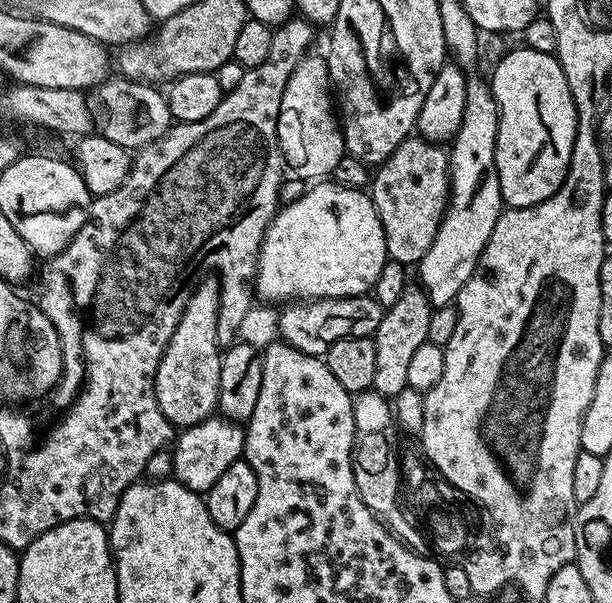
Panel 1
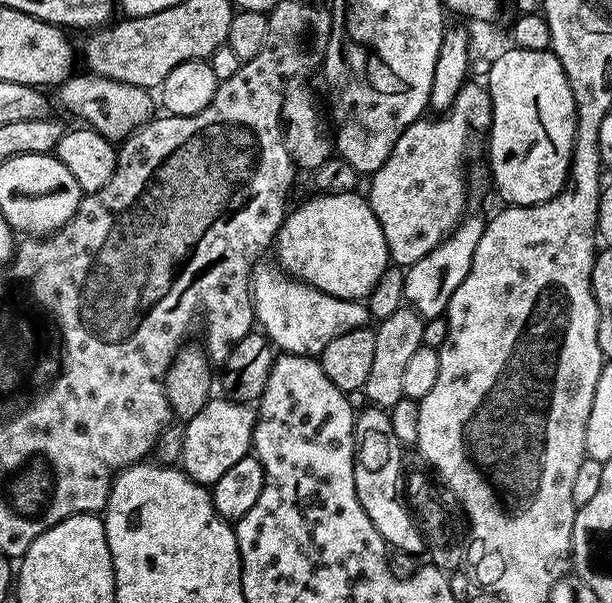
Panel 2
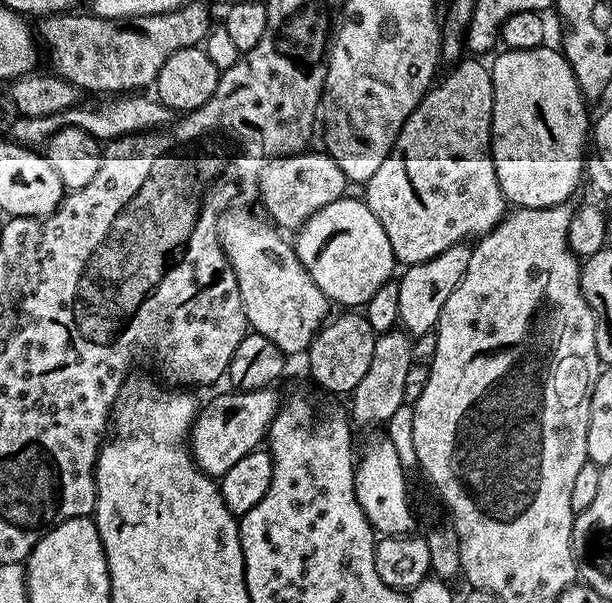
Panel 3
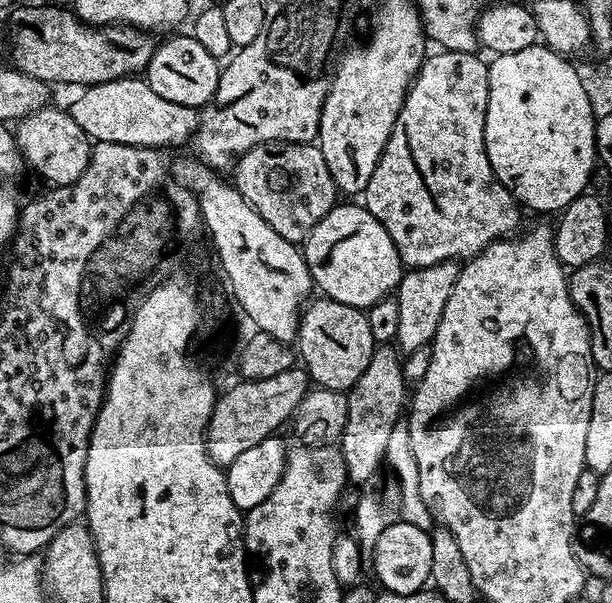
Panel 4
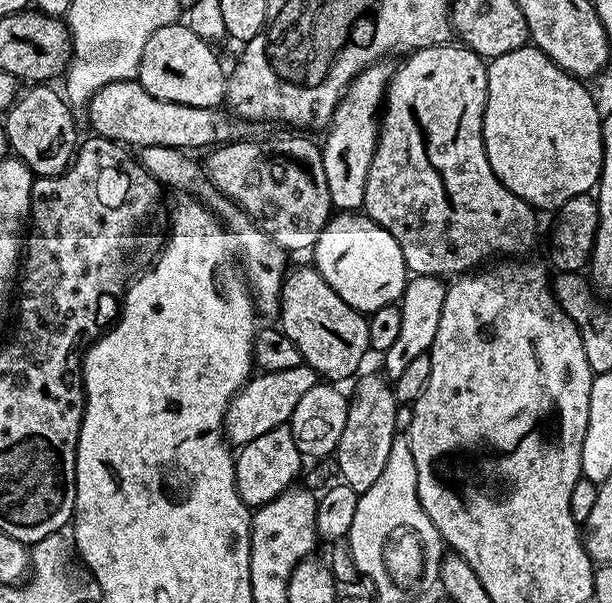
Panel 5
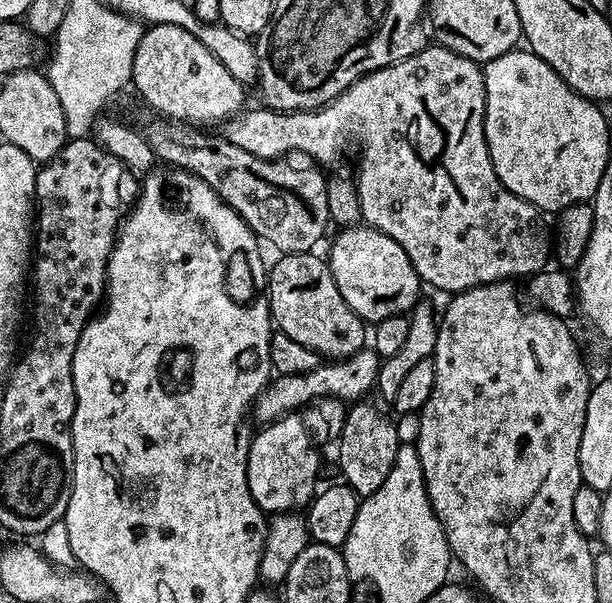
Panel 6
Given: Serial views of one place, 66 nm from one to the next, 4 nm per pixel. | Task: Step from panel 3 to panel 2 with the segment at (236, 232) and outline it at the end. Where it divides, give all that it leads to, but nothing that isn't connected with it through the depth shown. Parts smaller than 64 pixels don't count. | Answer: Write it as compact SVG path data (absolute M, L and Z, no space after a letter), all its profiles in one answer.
M257 263L252 269L252 312L259 331L281 353L290 356L319 357L334 338L369 323L367 303L343 300L310 287L278 270L275 263Z

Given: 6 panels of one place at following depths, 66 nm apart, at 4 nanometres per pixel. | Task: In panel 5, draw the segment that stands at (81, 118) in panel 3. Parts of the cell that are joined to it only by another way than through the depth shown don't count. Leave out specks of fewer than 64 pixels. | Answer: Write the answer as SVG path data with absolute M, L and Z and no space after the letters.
M119 80L102 86L94 93L86 105L88 120L92 123L91 131L97 136L105 136L107 140L115 140L117 144L133 146L137 149L146 146L166 146L167 148L211 149L213 146L243 141L249 134L247 123L231 118L219 107L198 108L182 106L176 102L166 102L154 98L136 80Z

